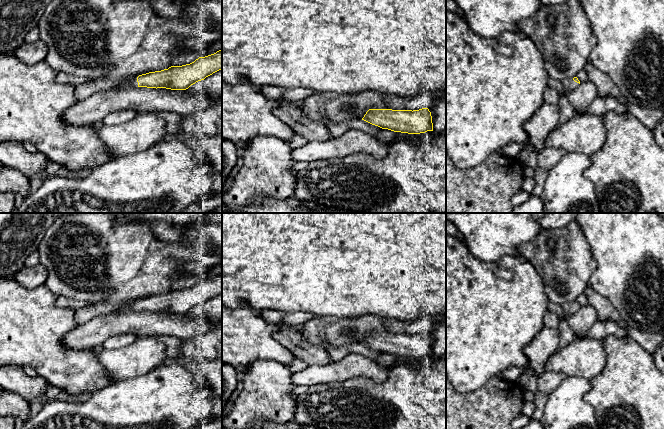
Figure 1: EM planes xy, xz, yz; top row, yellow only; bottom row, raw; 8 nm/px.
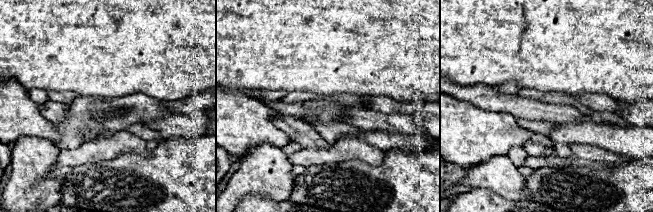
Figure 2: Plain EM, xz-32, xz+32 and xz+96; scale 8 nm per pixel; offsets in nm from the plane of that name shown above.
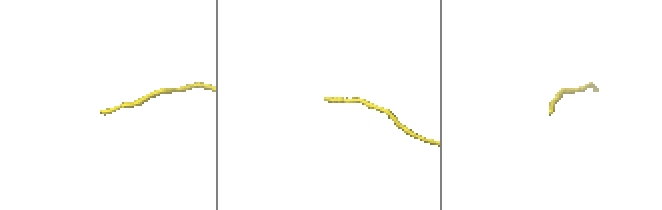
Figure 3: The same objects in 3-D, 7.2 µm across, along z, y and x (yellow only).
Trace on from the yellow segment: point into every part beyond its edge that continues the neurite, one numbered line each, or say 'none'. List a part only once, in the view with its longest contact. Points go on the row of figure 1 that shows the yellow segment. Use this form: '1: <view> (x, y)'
1: xy (133, 82)

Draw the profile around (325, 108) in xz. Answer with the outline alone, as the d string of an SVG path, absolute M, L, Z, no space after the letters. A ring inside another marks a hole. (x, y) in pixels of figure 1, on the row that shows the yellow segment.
M373 90L353 94L317 92L303 100L300 109L303 119L318 122L322 125L359 120L369 109L390 109L383 101L383 95Z

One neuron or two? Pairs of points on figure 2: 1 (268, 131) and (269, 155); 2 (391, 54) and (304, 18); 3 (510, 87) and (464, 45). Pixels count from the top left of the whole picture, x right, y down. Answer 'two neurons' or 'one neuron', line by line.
1: two neurons
2: one neuron
3: two neurons

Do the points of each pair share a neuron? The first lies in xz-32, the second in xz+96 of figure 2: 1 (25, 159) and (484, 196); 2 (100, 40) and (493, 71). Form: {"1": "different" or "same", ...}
{"1": "different", "2": "same"}

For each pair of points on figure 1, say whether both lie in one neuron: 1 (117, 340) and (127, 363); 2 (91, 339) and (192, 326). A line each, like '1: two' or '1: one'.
1: two
2: one

